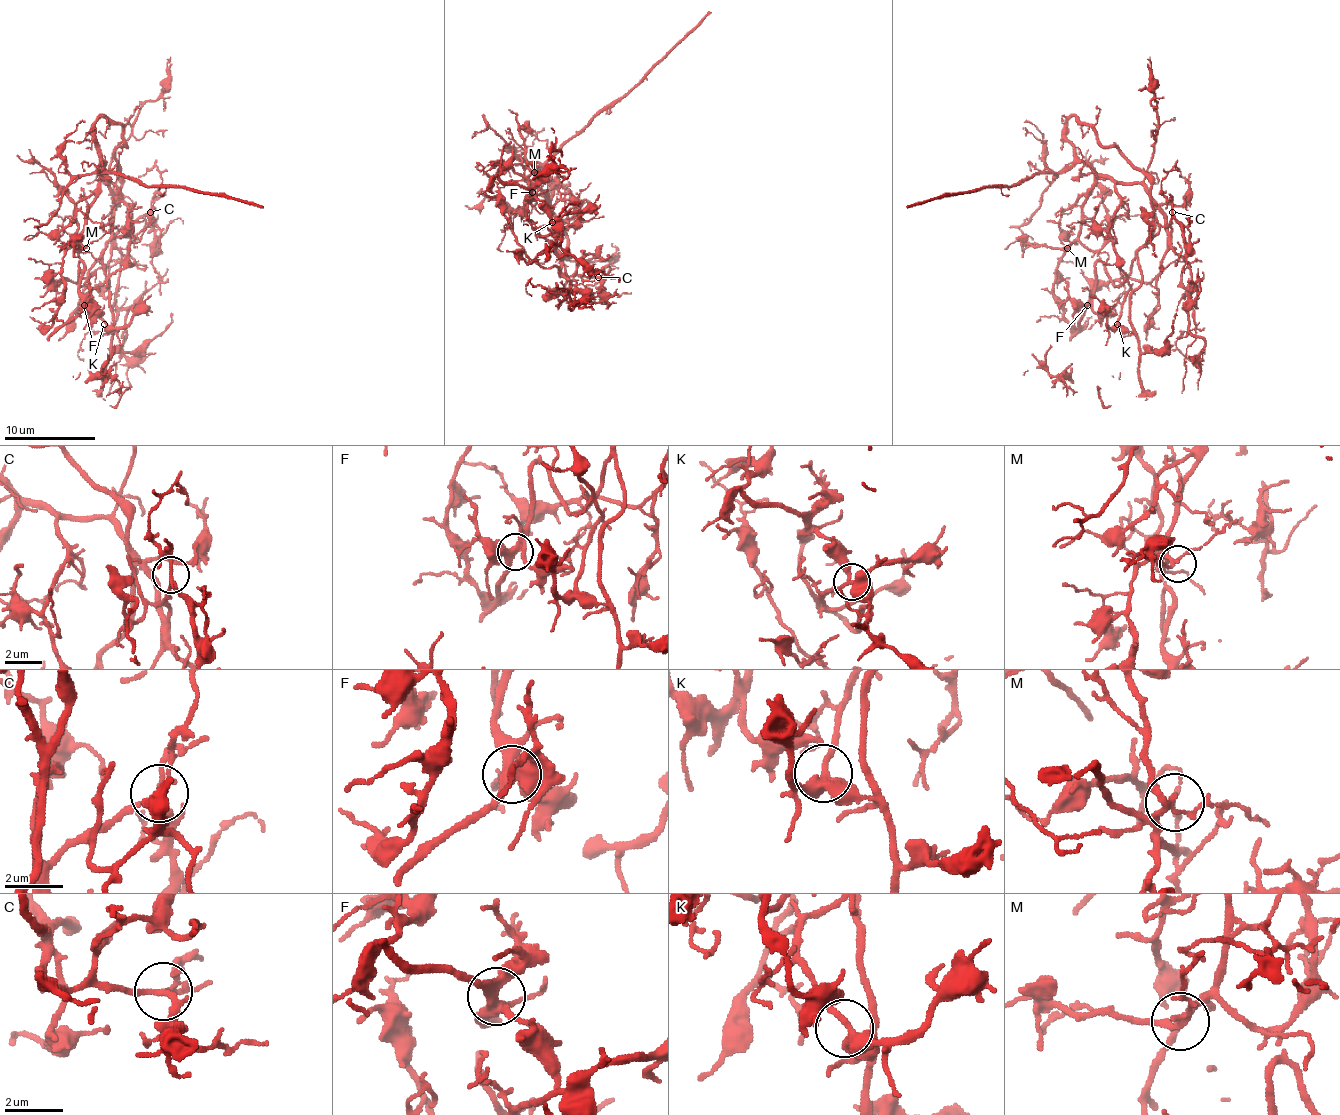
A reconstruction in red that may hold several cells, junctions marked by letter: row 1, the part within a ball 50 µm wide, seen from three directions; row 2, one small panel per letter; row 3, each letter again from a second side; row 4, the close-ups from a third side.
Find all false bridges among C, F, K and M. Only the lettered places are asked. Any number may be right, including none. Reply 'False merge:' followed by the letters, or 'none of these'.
False merge: none of these

